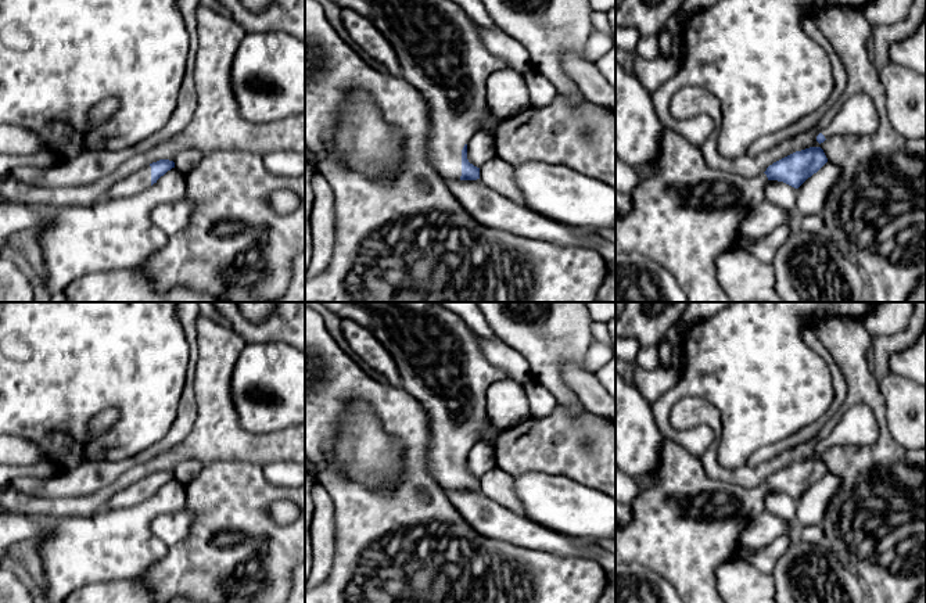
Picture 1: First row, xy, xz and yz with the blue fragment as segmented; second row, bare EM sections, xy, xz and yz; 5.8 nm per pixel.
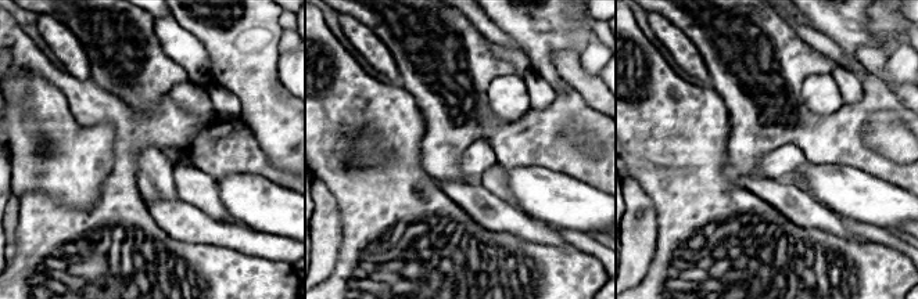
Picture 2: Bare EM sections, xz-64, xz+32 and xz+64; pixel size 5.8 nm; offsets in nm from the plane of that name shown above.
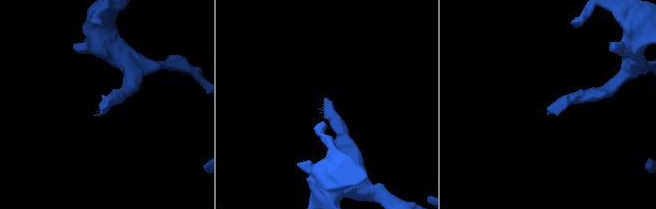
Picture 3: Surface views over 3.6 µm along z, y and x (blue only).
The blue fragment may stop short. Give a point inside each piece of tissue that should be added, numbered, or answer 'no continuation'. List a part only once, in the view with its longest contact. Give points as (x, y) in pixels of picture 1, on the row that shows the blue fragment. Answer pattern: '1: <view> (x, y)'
1: xz (440, 51)

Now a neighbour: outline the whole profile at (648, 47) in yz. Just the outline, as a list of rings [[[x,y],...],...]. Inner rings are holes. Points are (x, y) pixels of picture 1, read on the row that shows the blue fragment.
[[[658,33],[640,37],[635,47],[635,53],[638,57],[643,60],[661,58],[660,49],[658,49]]]

